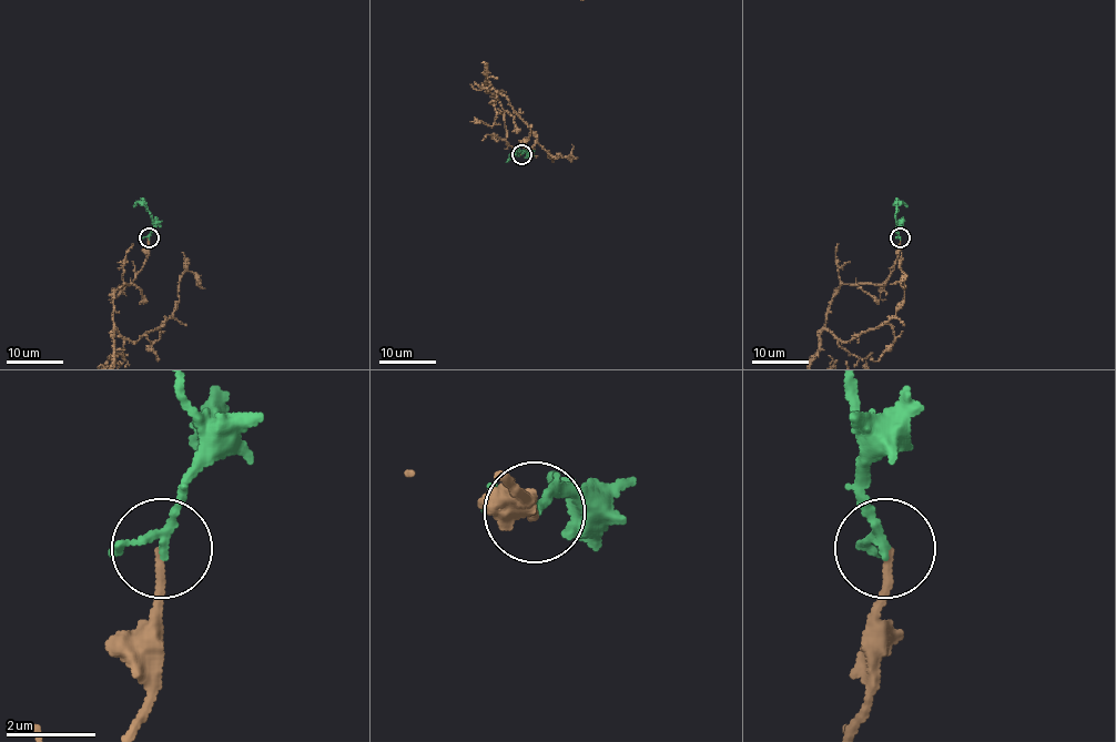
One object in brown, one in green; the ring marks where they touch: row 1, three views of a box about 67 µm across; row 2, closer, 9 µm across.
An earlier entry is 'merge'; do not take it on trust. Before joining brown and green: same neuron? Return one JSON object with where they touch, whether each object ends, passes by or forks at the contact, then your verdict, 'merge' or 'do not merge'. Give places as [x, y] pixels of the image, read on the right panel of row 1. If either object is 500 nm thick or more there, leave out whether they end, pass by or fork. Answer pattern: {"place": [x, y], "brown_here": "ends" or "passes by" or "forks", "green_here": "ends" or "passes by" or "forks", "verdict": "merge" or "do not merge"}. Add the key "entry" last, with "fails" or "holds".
{"place": [900, 237], "brown_here": "ends", "green_here": "passes by", "verdict": "merge", "entry": "holds"}

